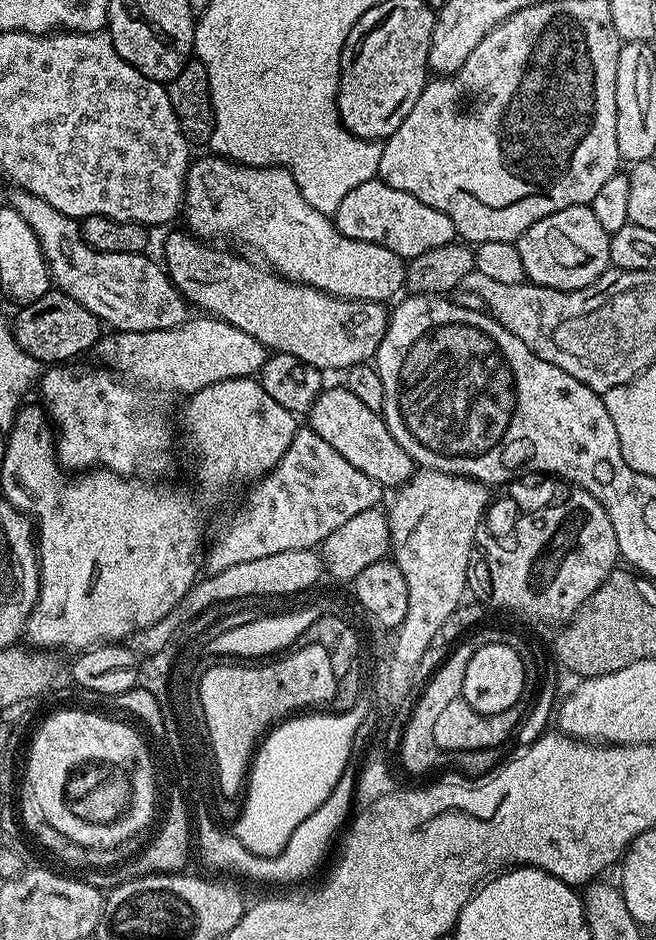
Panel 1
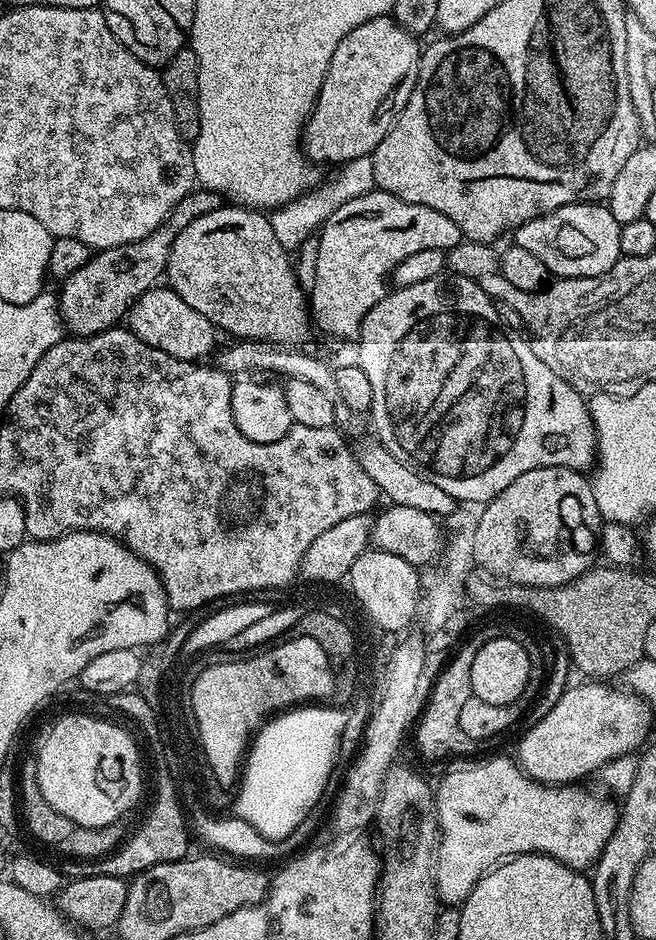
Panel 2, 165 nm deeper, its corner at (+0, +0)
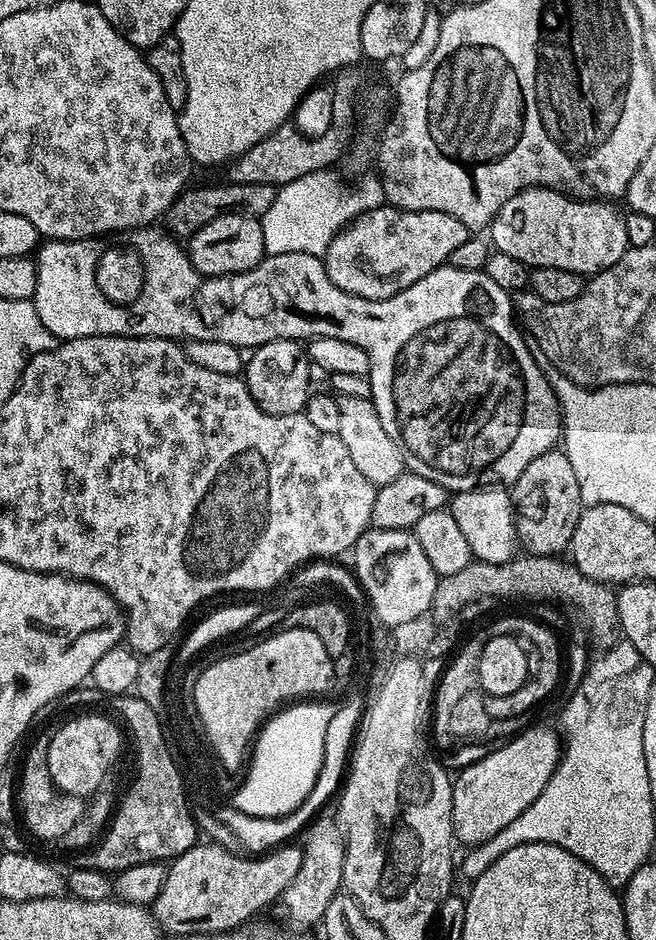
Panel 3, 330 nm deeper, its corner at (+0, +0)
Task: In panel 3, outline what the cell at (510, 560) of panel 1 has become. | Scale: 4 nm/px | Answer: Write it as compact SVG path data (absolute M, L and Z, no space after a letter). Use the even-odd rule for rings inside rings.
M553 450L546 454L538 454L526 470L511 485L510 495L516 514L515 535L525 553L534 556L554 556L563 553L569 547L575 524L579 520L581 509L585 507L578 490L578 477L574 474L574 466L570 466L570 458L562 450Z

